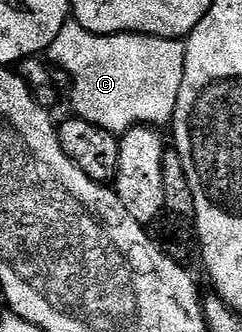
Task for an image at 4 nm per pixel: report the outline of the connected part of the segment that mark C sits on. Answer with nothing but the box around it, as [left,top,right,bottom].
[50,21,186,137]

